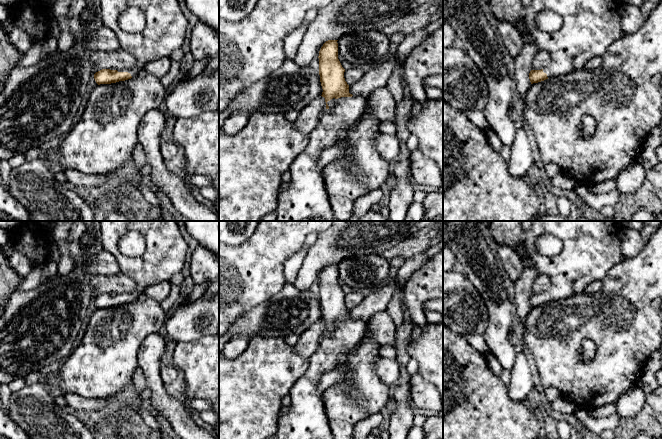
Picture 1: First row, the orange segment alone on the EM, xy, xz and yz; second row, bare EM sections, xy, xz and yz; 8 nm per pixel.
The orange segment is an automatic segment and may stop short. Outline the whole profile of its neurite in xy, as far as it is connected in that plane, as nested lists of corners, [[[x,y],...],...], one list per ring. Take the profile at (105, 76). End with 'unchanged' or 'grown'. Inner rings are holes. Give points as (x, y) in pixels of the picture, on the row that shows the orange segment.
[[[100,0],[100,6],[102,9],[102,25],[108,27],[115,33],[119,41],[120,48],[134,56],[136,58],[137,64],[135,67],[129,69],[102,69],[96,72],[94,74],[94,79],[98,85],[111,84],[131,79],[139,74],[140,69],[147,68],[147,65],[150,61],[164,57],[170,57],[171,53],[174,50],[181,48],[184,43],[188,21],[181,11],[178,0]],[[130,7],[137,7],[145,14],[146,26],[142,32],[128,33],[120,28],[119,18],[121,14]]] | grown

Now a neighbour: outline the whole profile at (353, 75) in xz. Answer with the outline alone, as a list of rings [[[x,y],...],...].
[[[351,68],[345,70],[344,78],[347,84],[350,86],[358,82],[363,77],[364,73],[365,73],[365,69]]]

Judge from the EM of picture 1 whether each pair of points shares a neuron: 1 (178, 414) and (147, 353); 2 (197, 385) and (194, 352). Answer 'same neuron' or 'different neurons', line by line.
1: same neuron
2: same neuron

